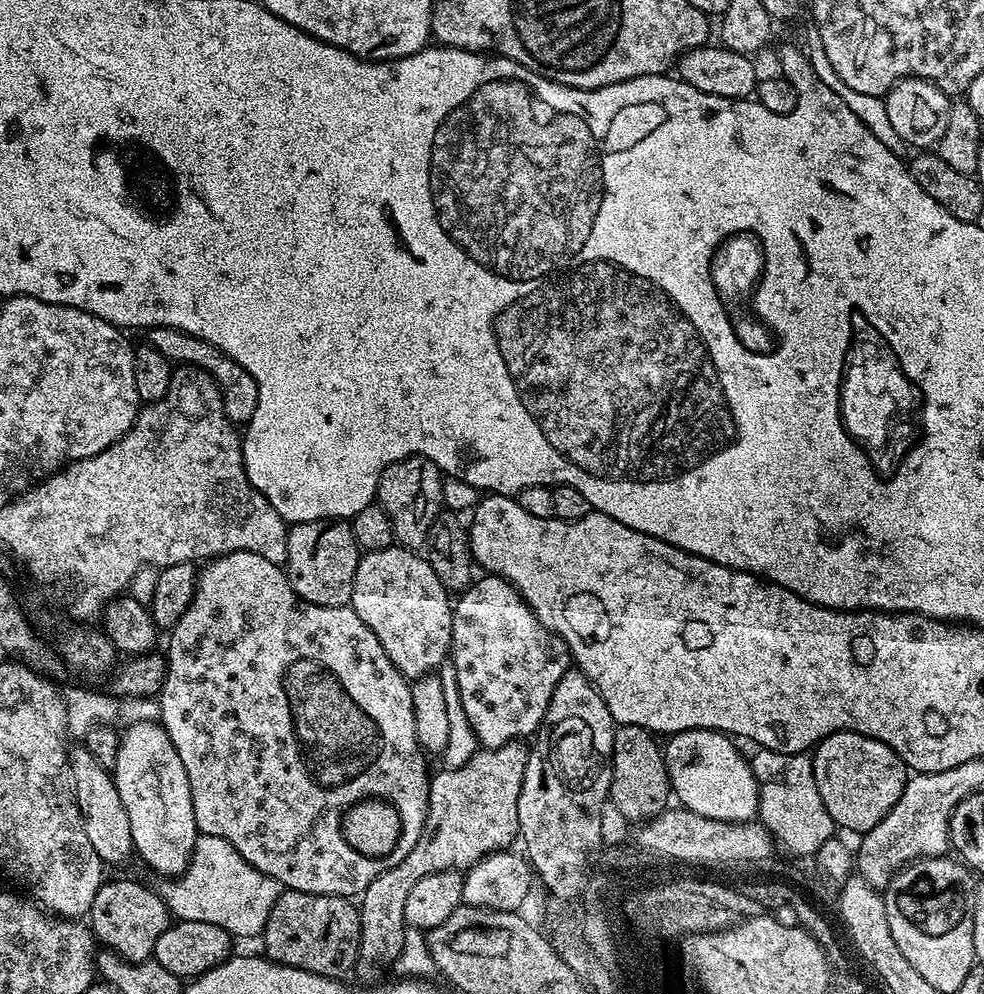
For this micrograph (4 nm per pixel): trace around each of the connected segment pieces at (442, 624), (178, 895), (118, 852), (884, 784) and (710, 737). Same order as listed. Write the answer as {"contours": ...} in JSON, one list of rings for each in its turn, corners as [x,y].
{"contours":[[[[393,546],[386,550],[364,552],[358,562],[358,570],[354,574],[354,590],[350,607],[356,611],[358,618],[374,630],[374,638],[382,642],[382,650],[394,662],[398,671],[407,676],[409,681],[417,680],[437,671],[440,663],[449,659],[452,651],[452,610],[453,601],[448,589],[438,582],[438,574],[434,574],[434,566],[419,551],[410,548]]],[[[203,834],[197,835],[186,871],[179,878],[164,878],[159,883],[158,895],[176,920],[210,922],[210,926],[222,926],[233,938],[259,937],[282,891],[280,883],[250,866],[226,838]]],[[[84,746],[73,747],[69,751],[68,765],[86,838],[90,838],[90,846],[94,846],[94,854],[98,854],[98,858],[106,866],[124,864],[128,859],[133,859],[130,814],[126,814],[126,806],[122,806],[122,798],[118,794],[115,779],[94,760],[93,755]]],[[[857,732],[830,734],[816,745],[811,757],[814,782],[818,782],[818,794],[822,794],[827,814],[837,829],[845,828],[855,834],[869,832],[890,814],[890,810],[894,810],[894,802],[902,798],[902,790],[910,775],[902,758],[898,758],[890,746]]],[[[709,728],[673,732],[663,745],[664,761],[668,767],[668,782],[681,805],[694,814],[725,820],[731,824],[757,819],[760,787],[752,773],[752,765],[735,748],[733,737]]]]}

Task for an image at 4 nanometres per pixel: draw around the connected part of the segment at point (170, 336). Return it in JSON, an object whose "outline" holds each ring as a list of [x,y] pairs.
{"outline":[[[153,328],[147,333],[147,343],[158,354],[162,354],[167,360],[172,361],[176,366],[191,366],[209,372],[216,379],[220,387],[222,402],[226,410],[226,418],[237,426],[247,426],[250,418],[254,418],[254,410],[258,410],[258,386],[234,358],[230,358],[225,352],[220,352],[210,342],[206,342],[197,336],[191,336],[182,331],[181,328]]]}

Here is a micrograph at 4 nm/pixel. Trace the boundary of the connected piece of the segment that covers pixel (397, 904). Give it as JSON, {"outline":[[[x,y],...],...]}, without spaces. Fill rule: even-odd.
{"outline":[[[513,742],[497,748],[481,747],[465,764],[457,768],[448,768],[431,777],[428,782],[428,813],[422,834],[410,854],[402,862],[398,862],[390,870],[378,874],[370,886],[358,900],[360,914],[360,955],[359,959],[368,964],[395,965],[400,957],[406,918],[406,898],[410,890],[414,890],[414,882],[426,878],[434,872],[447,870],[467,870],[477,864],[483,856],[509,847],[513,839],[517,839],[518,826],[518,794],[522,790],[522,774],[526,774],[528,748],[523,743]]]}

